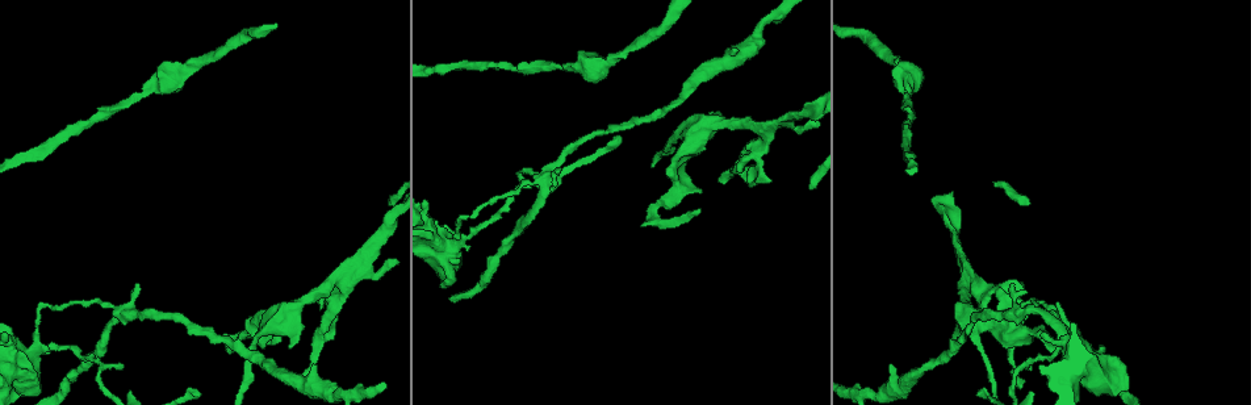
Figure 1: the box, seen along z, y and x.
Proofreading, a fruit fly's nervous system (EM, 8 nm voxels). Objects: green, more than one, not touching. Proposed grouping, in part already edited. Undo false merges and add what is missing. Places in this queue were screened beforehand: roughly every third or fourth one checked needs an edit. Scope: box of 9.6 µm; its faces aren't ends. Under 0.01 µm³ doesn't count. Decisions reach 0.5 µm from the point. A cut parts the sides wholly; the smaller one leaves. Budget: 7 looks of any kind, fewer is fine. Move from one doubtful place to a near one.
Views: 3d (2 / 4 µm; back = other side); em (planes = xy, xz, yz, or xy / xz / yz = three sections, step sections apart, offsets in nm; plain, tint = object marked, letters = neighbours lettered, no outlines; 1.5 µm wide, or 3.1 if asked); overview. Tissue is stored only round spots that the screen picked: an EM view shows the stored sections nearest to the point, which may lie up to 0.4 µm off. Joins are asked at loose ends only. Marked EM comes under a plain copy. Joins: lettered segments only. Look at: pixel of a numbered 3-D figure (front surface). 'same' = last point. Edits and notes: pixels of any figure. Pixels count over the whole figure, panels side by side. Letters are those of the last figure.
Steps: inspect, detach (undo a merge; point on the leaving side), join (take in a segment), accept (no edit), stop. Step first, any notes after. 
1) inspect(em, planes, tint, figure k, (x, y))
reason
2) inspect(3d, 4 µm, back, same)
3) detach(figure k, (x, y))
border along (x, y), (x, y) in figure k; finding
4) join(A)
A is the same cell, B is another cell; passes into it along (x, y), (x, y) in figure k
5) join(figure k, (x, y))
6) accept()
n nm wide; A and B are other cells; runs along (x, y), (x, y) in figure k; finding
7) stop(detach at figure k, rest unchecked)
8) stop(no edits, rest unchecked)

inspect(em, planes, letters, figure 1, (619, 57))

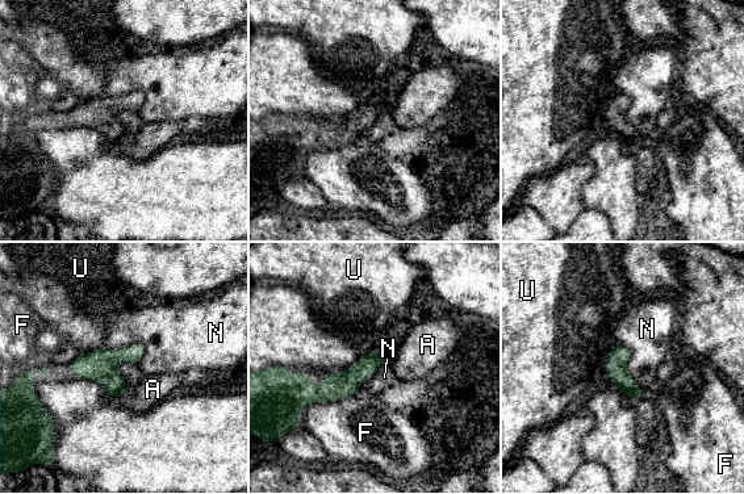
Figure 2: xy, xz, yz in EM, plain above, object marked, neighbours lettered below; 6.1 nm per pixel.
accept()
A, F, N and U are other cells; border along (145, 348), (132, 343), (82, 352) in figure 2; all the same neuron

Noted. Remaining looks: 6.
inspect(em, xy, step 8, tint, figure 1, (122, 311))
three arms meet

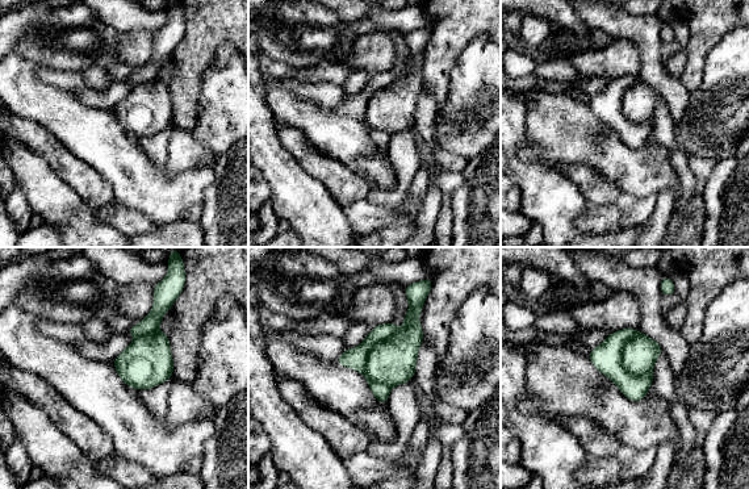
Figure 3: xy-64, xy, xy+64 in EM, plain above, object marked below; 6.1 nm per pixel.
inspect(em, planes, letters, same)

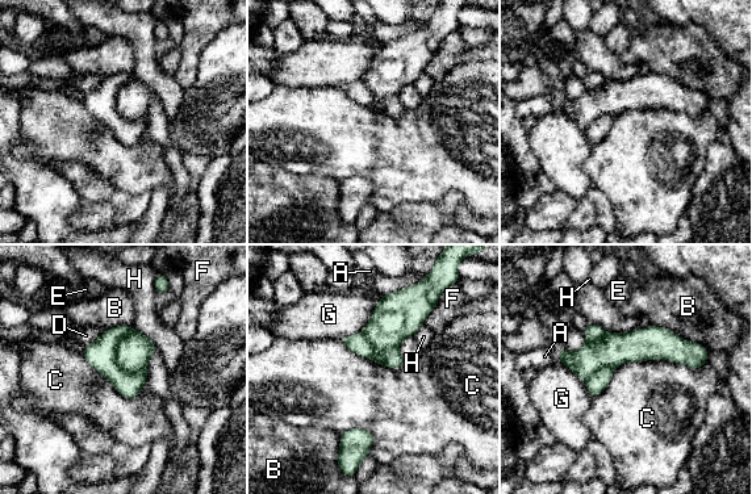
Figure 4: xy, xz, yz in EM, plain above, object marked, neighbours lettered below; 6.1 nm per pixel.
detach(figure 4, (134, 350))
C touches over 750 nm; A, B, C, D, E, F, G and H are other cells; the part that leaves runs along (705, 355), (615, 348), (562, 358) in figure 4; a second neuron is stuck on

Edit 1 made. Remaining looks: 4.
inspect(overview)
see it whole again

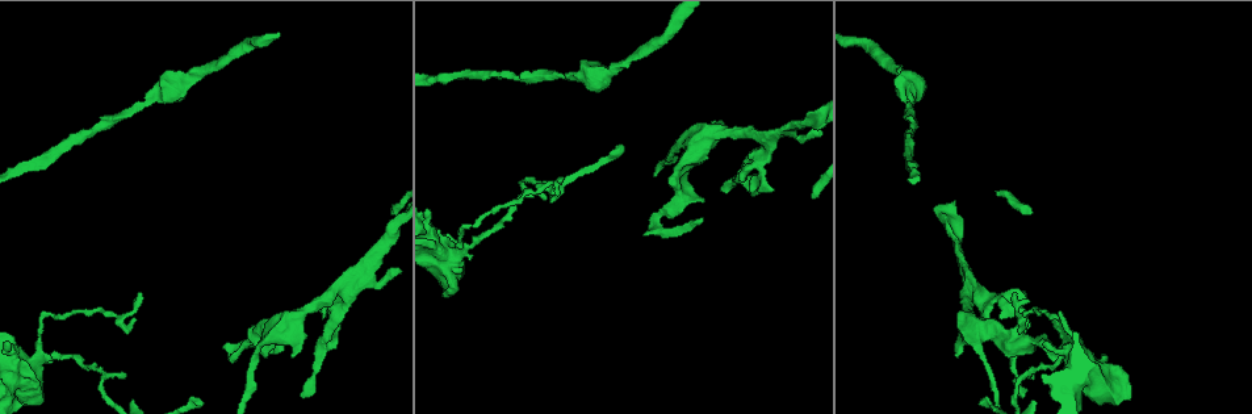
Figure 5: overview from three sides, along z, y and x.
inspect(3d, 2 µm, figure 5, (292, 356))
tapers out

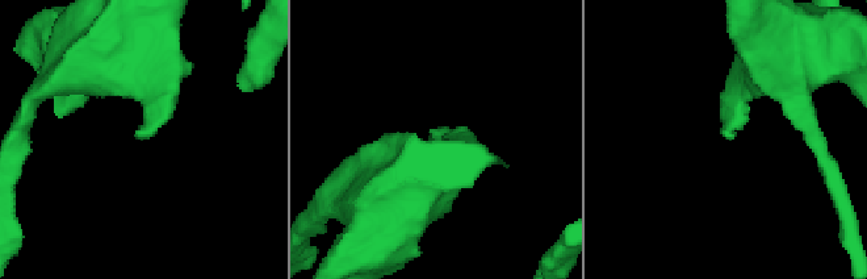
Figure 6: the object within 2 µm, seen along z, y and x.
inspect(em, planes, letters, figure 6, (431, 135))
now the EM

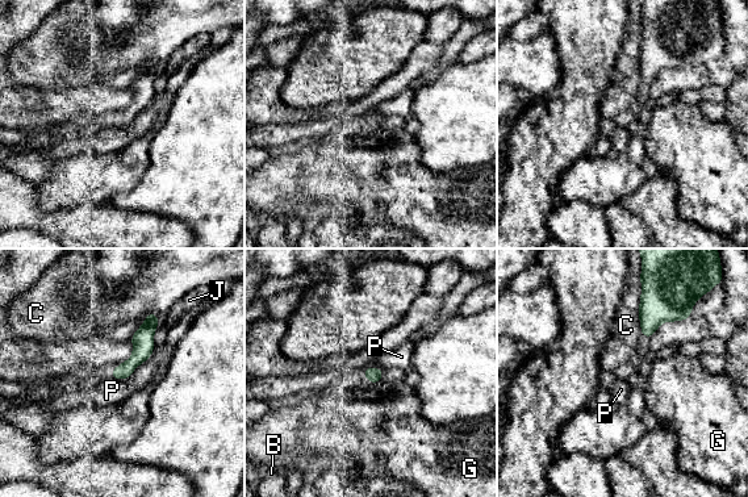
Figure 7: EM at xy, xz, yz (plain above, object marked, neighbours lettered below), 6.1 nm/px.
accept()
B, C, G, J and P are other cells; runs along (154, 317), (141, 354), (115, 375) in figure 7; no lettered segment goes on from it

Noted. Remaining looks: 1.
stop(detach at figure 4, rest unchecked)

